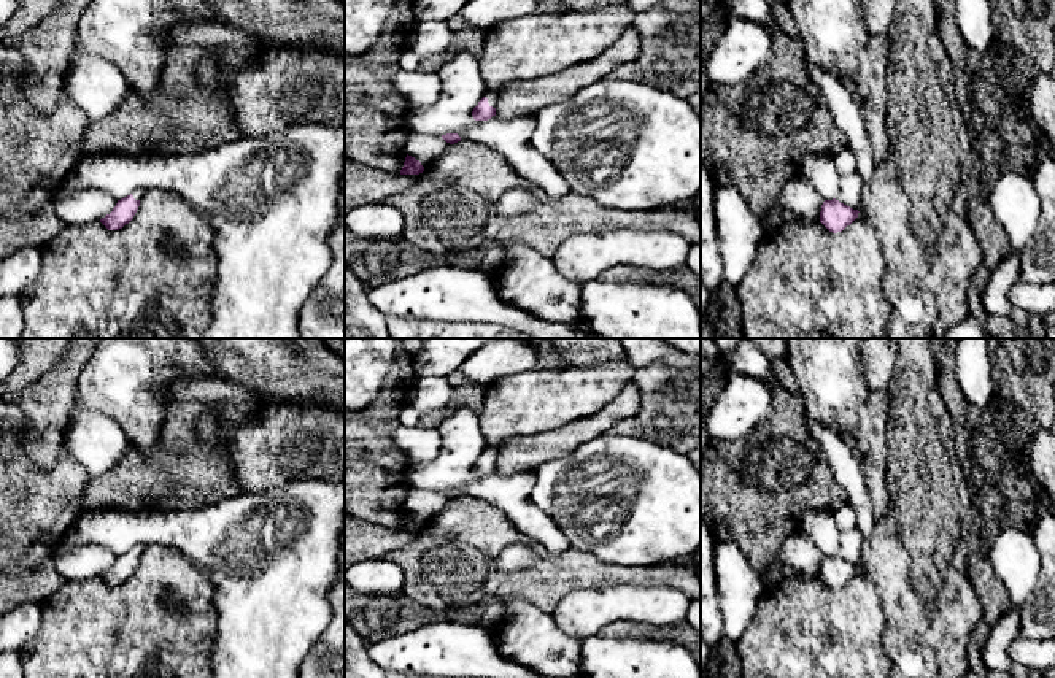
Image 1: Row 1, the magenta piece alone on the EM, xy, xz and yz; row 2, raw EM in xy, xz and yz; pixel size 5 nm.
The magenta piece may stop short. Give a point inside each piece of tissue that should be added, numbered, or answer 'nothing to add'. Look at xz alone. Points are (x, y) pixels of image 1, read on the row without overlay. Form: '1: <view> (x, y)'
1: xz (528, 402)

